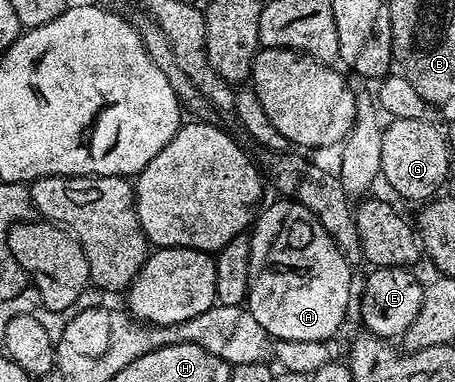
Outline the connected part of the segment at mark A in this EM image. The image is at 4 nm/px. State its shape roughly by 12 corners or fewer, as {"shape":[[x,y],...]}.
{"shape":[[292,200],[249,234],[247,309],[283,341],[328,343],[351,263]]}

